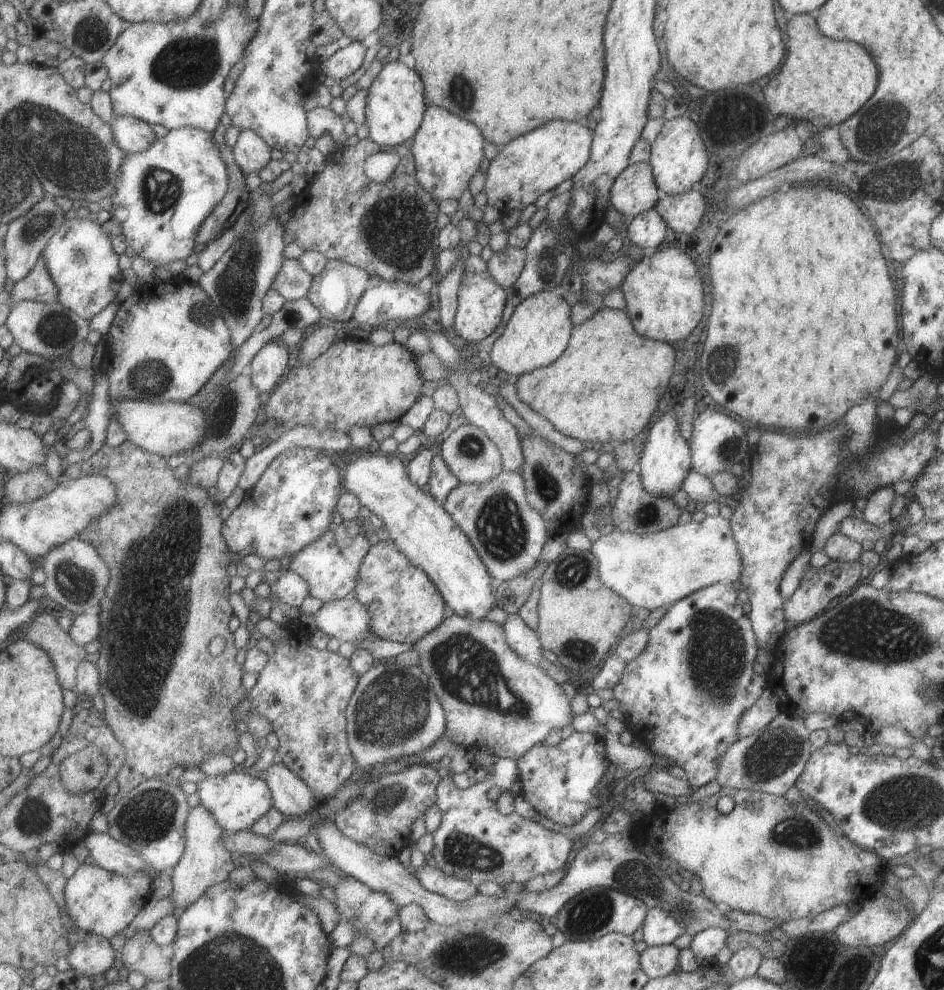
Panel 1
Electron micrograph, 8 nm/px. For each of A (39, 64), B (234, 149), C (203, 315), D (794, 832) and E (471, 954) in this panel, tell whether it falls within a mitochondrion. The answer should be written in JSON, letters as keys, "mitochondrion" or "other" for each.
{"A":"other","B":"other","C":"mitochondrion","D":"mitochondrion","E":"mitochondrion"}

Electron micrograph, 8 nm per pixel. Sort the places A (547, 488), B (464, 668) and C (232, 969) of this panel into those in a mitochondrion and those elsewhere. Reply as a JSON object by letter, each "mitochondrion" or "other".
{"A":"mitochondrion","B":"mitochondrion","C":"mitochondrion"}

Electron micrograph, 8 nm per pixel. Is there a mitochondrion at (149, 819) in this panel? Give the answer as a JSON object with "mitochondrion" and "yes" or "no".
{"mitochondrion":"yes"}

